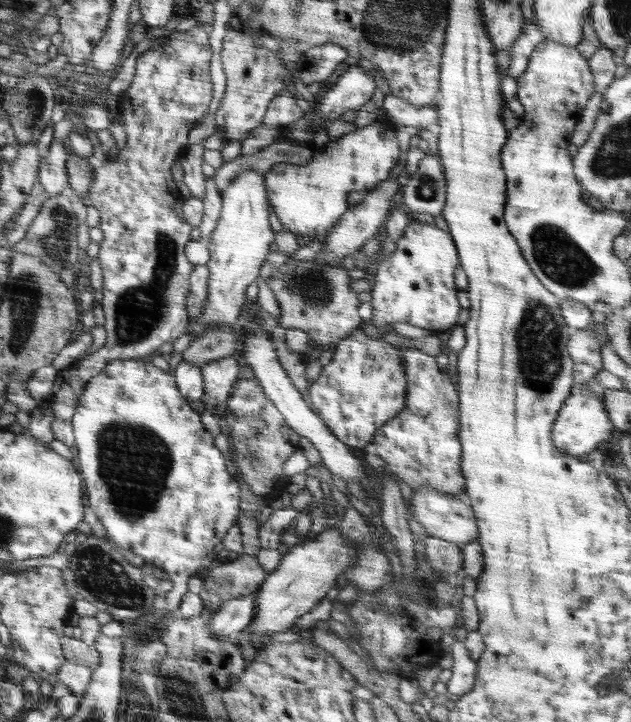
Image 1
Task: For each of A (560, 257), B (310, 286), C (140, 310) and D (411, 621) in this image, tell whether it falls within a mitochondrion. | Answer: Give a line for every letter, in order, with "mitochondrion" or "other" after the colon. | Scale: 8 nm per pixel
A: mitochondrion
B: mitochondrion
C: mitochondrion
D: other

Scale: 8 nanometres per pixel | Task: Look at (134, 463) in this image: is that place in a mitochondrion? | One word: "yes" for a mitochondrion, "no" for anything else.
yes

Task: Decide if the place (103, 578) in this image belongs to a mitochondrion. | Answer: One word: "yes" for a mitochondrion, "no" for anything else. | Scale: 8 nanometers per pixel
yes

